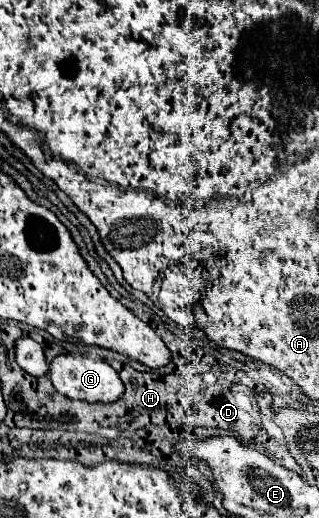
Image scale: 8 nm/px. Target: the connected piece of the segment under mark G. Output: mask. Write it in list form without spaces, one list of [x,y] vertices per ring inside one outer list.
[[[62,353],[56,355],[50,363],[50,379],[58,393],[80,399],[80,401],[116,401],[124,393],[124,385],[118,377],[118,373],[104,361],[104,359],[92,359],[82,353]]]

